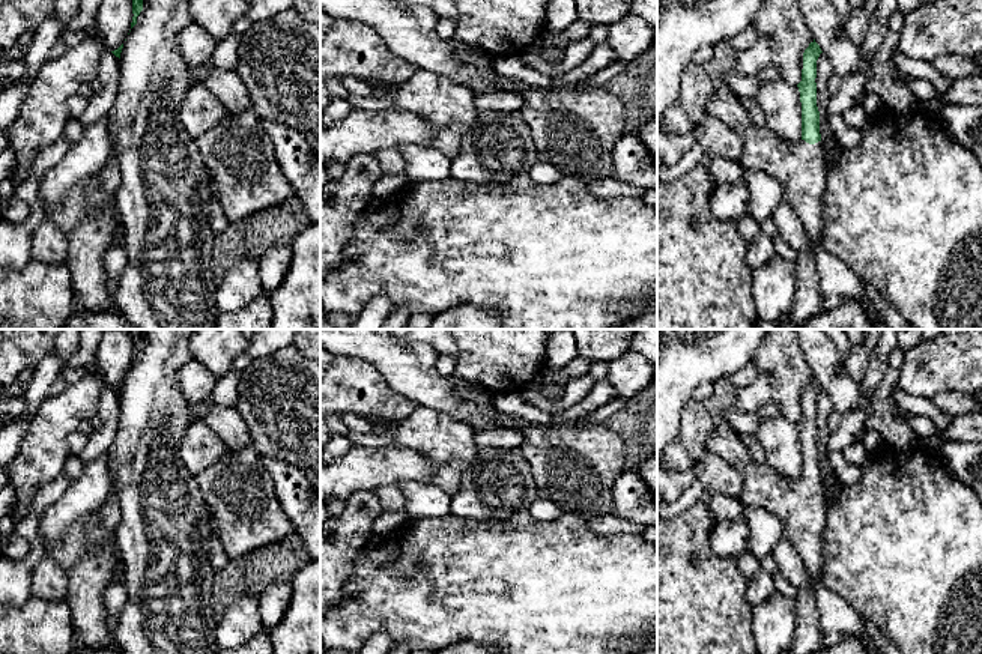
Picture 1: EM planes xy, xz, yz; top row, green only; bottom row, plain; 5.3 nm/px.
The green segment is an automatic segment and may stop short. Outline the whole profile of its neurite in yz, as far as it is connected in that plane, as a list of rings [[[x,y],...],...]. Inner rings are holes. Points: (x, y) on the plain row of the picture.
[[[815,376],[803,389],[802,418],[797,421],[802,439],[802,477],[791,480],[767,465],[755,463],[749,450],[731,425],[714,430],[707,442],[713,453],[743,475],[743,507],[759,507],[780,520],[782,538],[790,541],[814,583],[823,580],[823,532],[826,528],[827,499],[823,493],[820,448],[817,444],[817,397],[821,391]]]

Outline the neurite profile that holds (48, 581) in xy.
[[[44,556],[33,568],[30,591],[42,600],[66,600],[68,577],[51,556]]]

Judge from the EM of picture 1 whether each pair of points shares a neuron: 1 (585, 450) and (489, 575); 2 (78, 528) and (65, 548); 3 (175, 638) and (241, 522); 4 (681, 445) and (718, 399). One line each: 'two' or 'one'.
1: two
2: one
3: two
4: one

